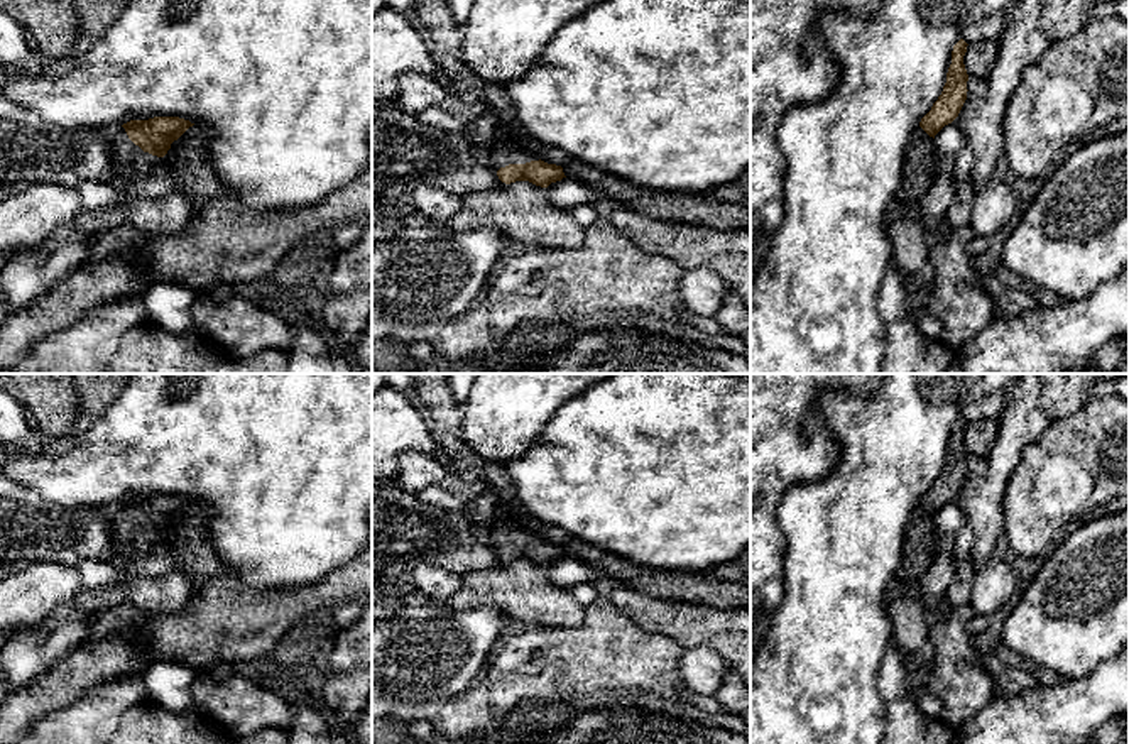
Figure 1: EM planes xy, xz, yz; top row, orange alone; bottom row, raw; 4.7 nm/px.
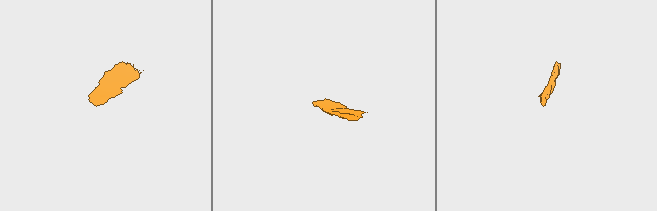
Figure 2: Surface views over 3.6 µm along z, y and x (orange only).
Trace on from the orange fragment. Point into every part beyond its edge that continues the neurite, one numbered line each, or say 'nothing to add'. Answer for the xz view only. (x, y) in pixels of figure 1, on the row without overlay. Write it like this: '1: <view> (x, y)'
1: xz (506, 531)

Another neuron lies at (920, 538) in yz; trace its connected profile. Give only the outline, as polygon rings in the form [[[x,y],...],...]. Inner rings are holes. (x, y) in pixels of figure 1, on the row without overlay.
[[[918,504],[906,524],[903,563],[894,575],[894,583],[921,578],[936,555],[936,543],[933,516]]]

